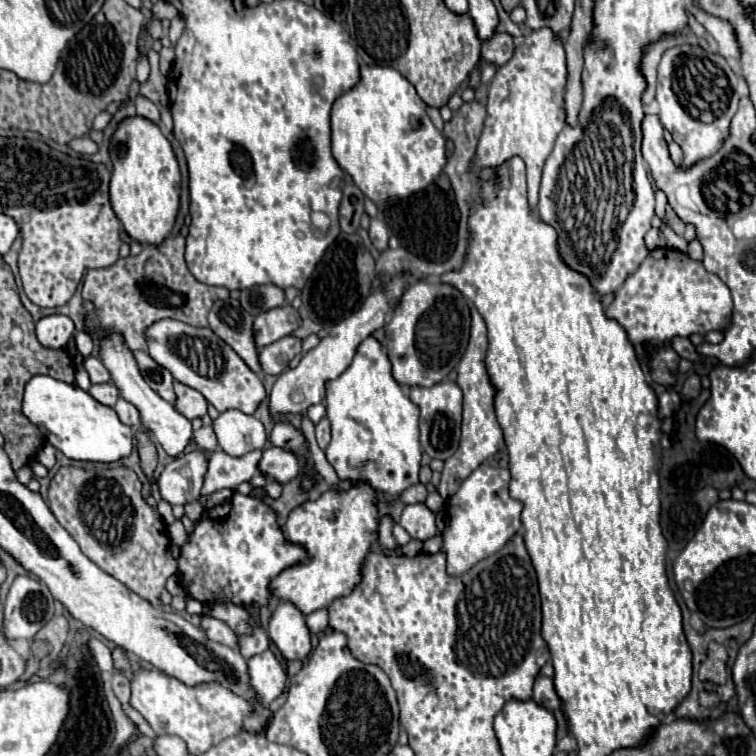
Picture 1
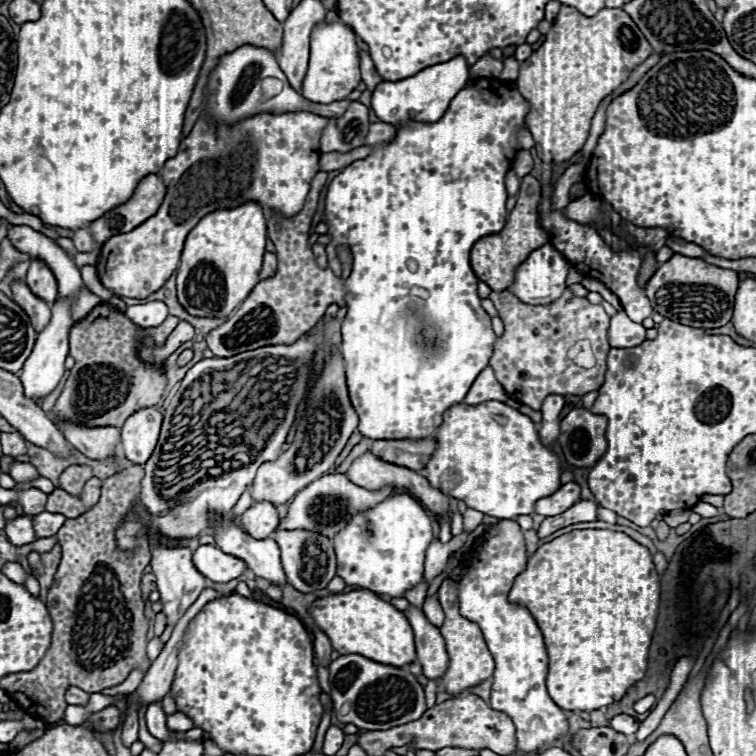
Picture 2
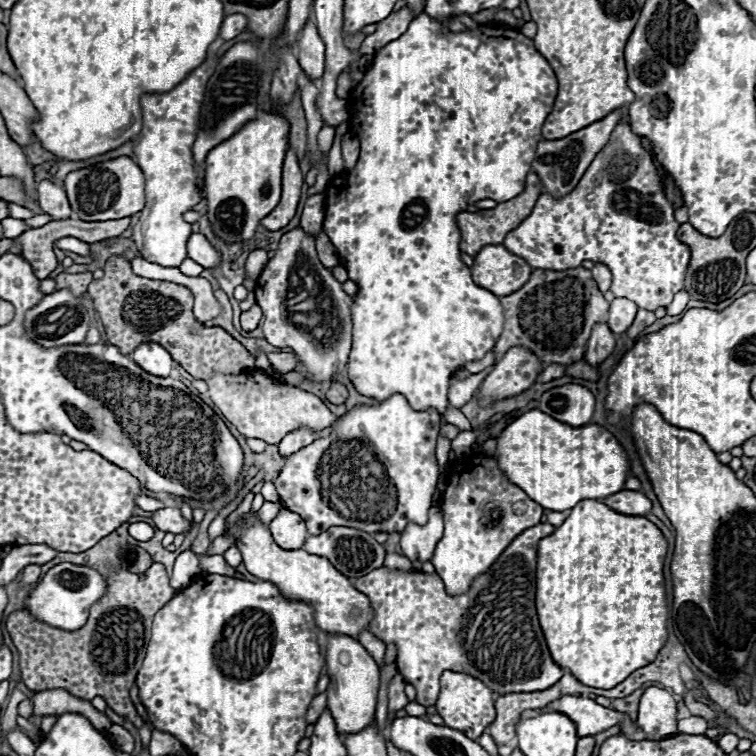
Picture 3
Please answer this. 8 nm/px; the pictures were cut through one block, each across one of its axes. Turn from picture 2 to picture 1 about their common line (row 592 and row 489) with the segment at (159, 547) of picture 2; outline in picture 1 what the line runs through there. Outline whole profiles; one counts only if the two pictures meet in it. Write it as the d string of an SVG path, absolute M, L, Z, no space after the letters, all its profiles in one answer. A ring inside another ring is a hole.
M192 450L174 458L160 474L158 486L164 500L174 504L188 504L200 498L204 472L208 466L210 452Z

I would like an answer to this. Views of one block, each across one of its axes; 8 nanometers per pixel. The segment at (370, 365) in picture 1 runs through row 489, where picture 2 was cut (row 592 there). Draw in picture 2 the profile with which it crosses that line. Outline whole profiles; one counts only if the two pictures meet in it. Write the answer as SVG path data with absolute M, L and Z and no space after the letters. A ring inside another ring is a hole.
M392 494L382 500L376 508L356 514L348 526L336 536L334 550L336 550L336 576L340 576L348 586L358 586L364 590L372 590L378 596L390 598L404 598L408 590L422 582L424 572L424 552L432 542L432 518L430 512L410 494Z

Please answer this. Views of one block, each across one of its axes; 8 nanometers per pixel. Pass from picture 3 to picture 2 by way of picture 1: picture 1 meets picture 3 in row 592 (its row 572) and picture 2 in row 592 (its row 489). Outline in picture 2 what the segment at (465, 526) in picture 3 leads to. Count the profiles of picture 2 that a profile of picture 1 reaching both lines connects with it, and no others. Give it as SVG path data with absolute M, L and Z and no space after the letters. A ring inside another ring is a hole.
M512 520L498 522L498 534L480 542L468 556L466 576L458 582L460 614L476 622L494 656L496 670L492 674L490 706L512 718L516 726L518 752L542 752L552 744L568 744L568 720L546 692L548 654L542 642L542 632L530 612L508 602L512 580L526 568L526 548L520 526Z

